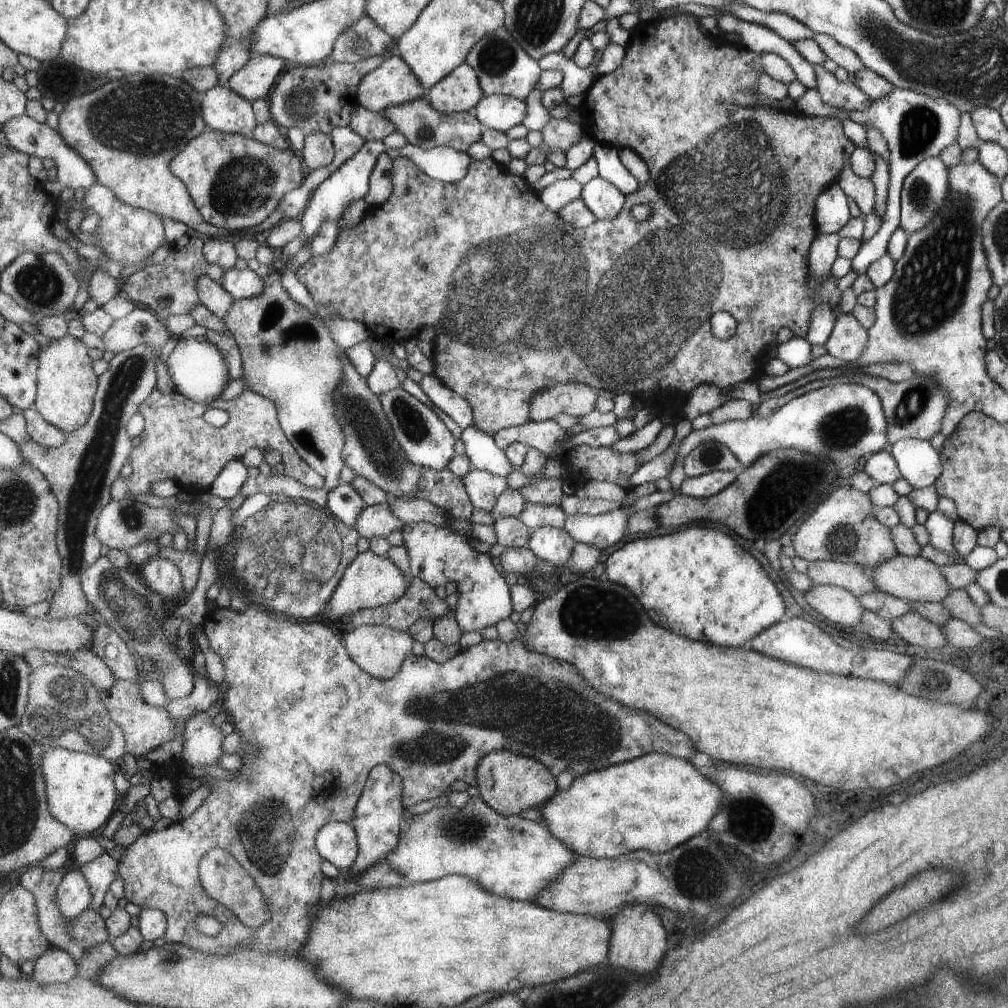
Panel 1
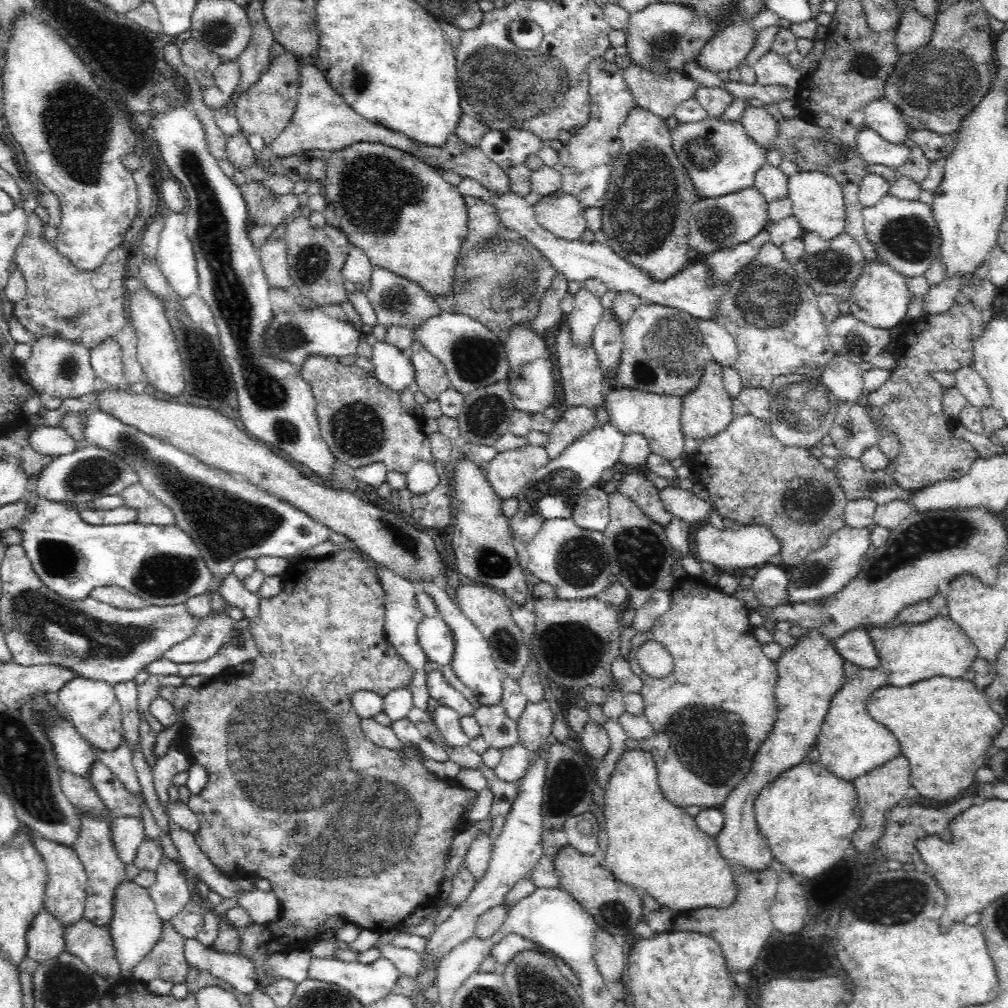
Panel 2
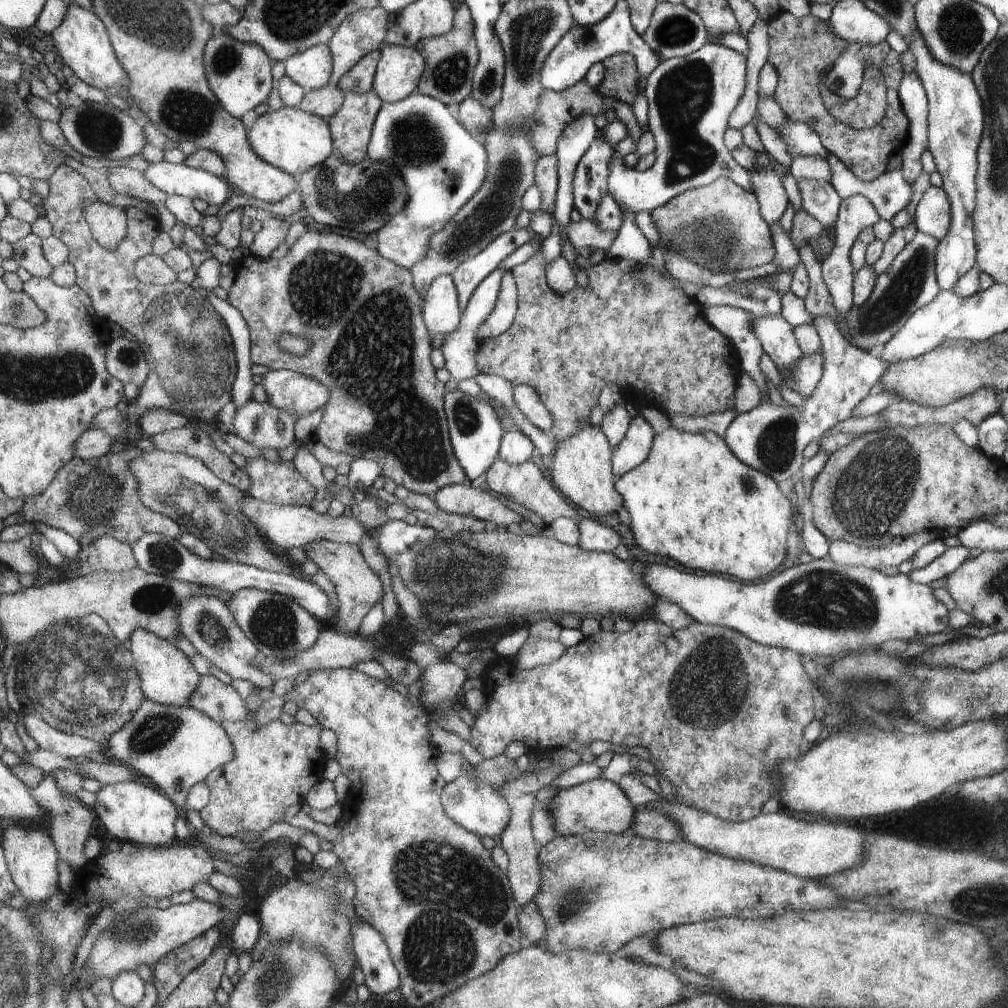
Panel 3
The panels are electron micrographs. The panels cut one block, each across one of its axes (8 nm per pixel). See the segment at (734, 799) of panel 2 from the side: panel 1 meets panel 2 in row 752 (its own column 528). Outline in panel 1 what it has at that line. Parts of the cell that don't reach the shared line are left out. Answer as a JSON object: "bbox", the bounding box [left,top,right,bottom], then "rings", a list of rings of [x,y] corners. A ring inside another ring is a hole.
{"bbox":[476,750,557,815],"rings":[[[494,750],[480,758],[476,766],[476,787],[483,802],[502,815],[517,815],[523,809],[540,808],[557,792],[555,776],[548,767],[537,759],[511,754],[508,750]]]}

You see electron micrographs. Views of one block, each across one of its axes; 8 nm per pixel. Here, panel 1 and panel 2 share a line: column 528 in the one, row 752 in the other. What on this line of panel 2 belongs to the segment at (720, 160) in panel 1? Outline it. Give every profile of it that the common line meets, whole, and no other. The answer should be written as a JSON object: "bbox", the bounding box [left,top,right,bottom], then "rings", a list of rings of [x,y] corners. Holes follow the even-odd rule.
{"bbox":[159,550,478,987],"rings":[[[338,550],[336,552],[332,552],[330,555],[326,555],[324,557],[309,559],[307,557],[302,558],[299,562],[291,564],[285,570],[283,579],[283,589],[282,592],[279,593],[278,596],[272,597],[271,599],[260,599],[258,604],[258,615],[255,616],[253,620],[249,621],[248,631],[252,639],[254,639],[254,643],[256,643],[256,647],[258,647],[258,654],[254,656],[253,661],[253,669],[252,674],[248,676],[240,676],[240,678],[234,678],[234,680],[224,680],[224,673],[220,675],[216,675],[216,678],[212,678],[212,682],[208,684],[208,686],[204,686],[204,688],[192,688],[186,686],[184,684],[180,686],[164,686],[159,691],[159,696],[163,696],[167,702],[173,704],[175,708],[182,708],[184,706],[184,722],[182,728],[179,729],[179,734],[185,732],[185,744],[182,744],[182,737],[179,739],[175,739],[175,744],[187,754],[187,758],[191,761],[191,764],[201,764],[201,766],[207,771],[209,774],[209,778],[207,780],[206,786],[204,790],[198,792],[198,794],[191,794],[188,802],[188,809],[195,814],[196,819],[198,820],[199,826],[198,831],[195,832],[195,840],[196,844],[200,846],[200,849],[206,857],[220,870],[226,877],[235,878],[239,876],[243,877],[251,877],[254,876],[256,878],[267,878],[271,885],[271,891],[276,896],[278,900],[278,905],[280,905],[280,914],[278,914],[278,918],[274,920],[274,922],[266,922],[266,924],[258,924],[257,922],[251,921],[248,926],[236,926],[231,925],[232,929],[238,933],[238,939],[240,939],[240,945],[238,949],[234,953],[224,953],[224,951],[220,951],[220,954],[229,954],[230,956],[240,956],[241,958],[246,958],[252,962],[254,966],[254,973],[256,973],[258,985],[263,987],[268,987],[273,985],[278,980],[282,979],[281,976],[273,976],[273,974],[269,974],[268,967],[266,967],[266,962],[272,958],[272,956],[276,956],[276,954],[286,954],[291,951],[300,951],[306,952],[310,950],[310,946],[312,946],[312,942],[316,942],[318,936],[320,936],[319,928],[322,926],[326,920],[332,918],[332,916],[338,916],[342,918],[346,923],[357,924],[362,929],[367,928],[368,930],[373,930],[374,932],[385,932],[386,930],[397,929],[400,924],[402,924],[403,920],[406,917],[409,917],[416,909],[421,909],[422,907],[428,907],[431,910],[436,906],[437,902],[441,899],[442,894],[442,883],[444,882],[443,875],[445,874],[445,863],[447,862],[447,857],[450,856],[450,850],[452,844],[454,842],[454,838],[460,834],[460,831],[467,828],[466,821],[464,821],[464,816],[468,813],[468,810],[472,808],[473,800],[477,797],[478,792],[474,790],[465,789],[457,778],[448,778],[441,779],[437,777],[435,774],[432,774],[424,765],[422,765],[422,749],[418,748],[419,744],[404,744],[402,743],[402,748],[396,749],[388,749],[382,748],[381,746],[376,746],[361,729],[361,718],[358,716],[358,713],[355,711],[353,707],[351,696],[356,691],[370,691],[380,695],[384,698],[391,690],[406,690],[412,682],[418,681],[421,678],[420,673],[416,670],[412,669],[411,666],[394,650],[393,646],[388,642],[385,633],[385,604],[386,604],[386,591],[382,584],[380,584],[378,573],[377,573],[377,565],[371,559],[370,562],[366,562],[357,552],[353,550]],[[324,794],[332,794],[332,808],[328,808],[328,806],[324,806]]]}

